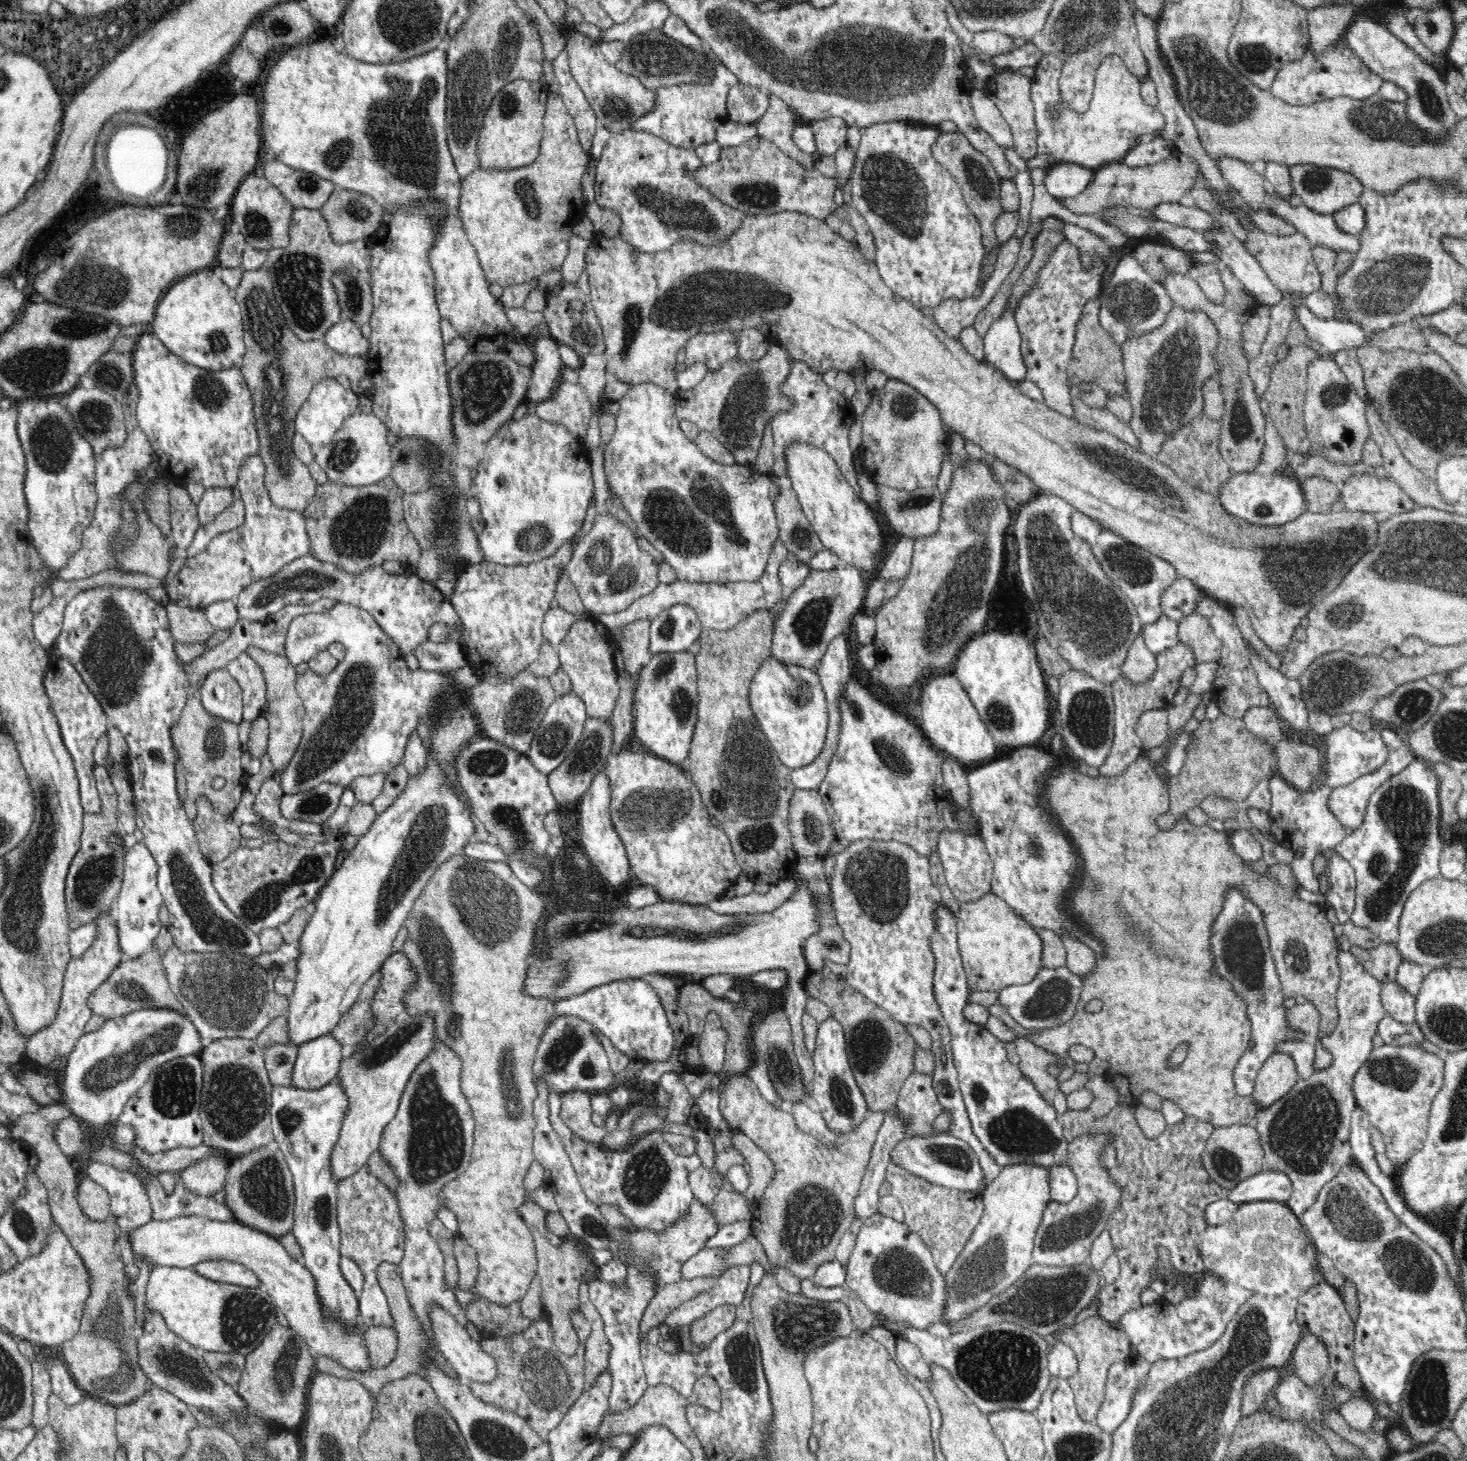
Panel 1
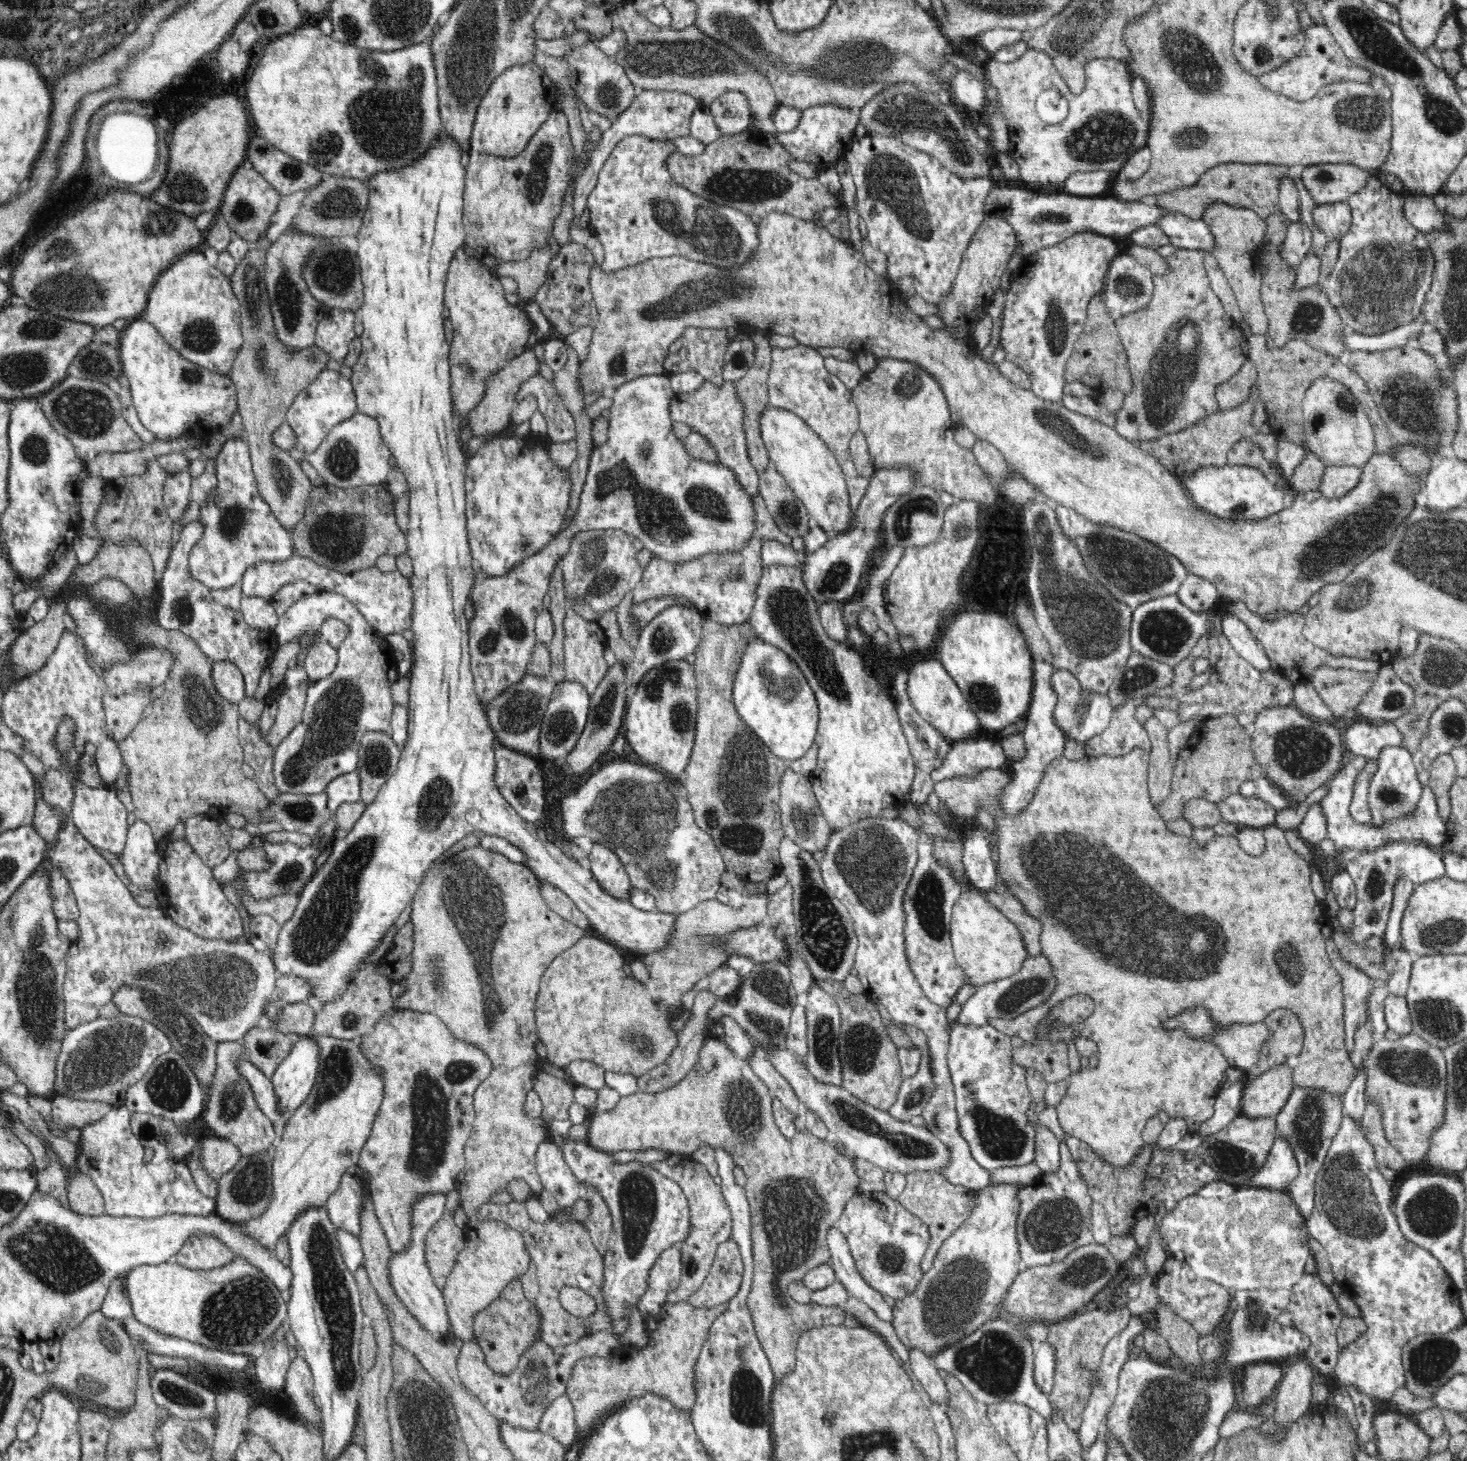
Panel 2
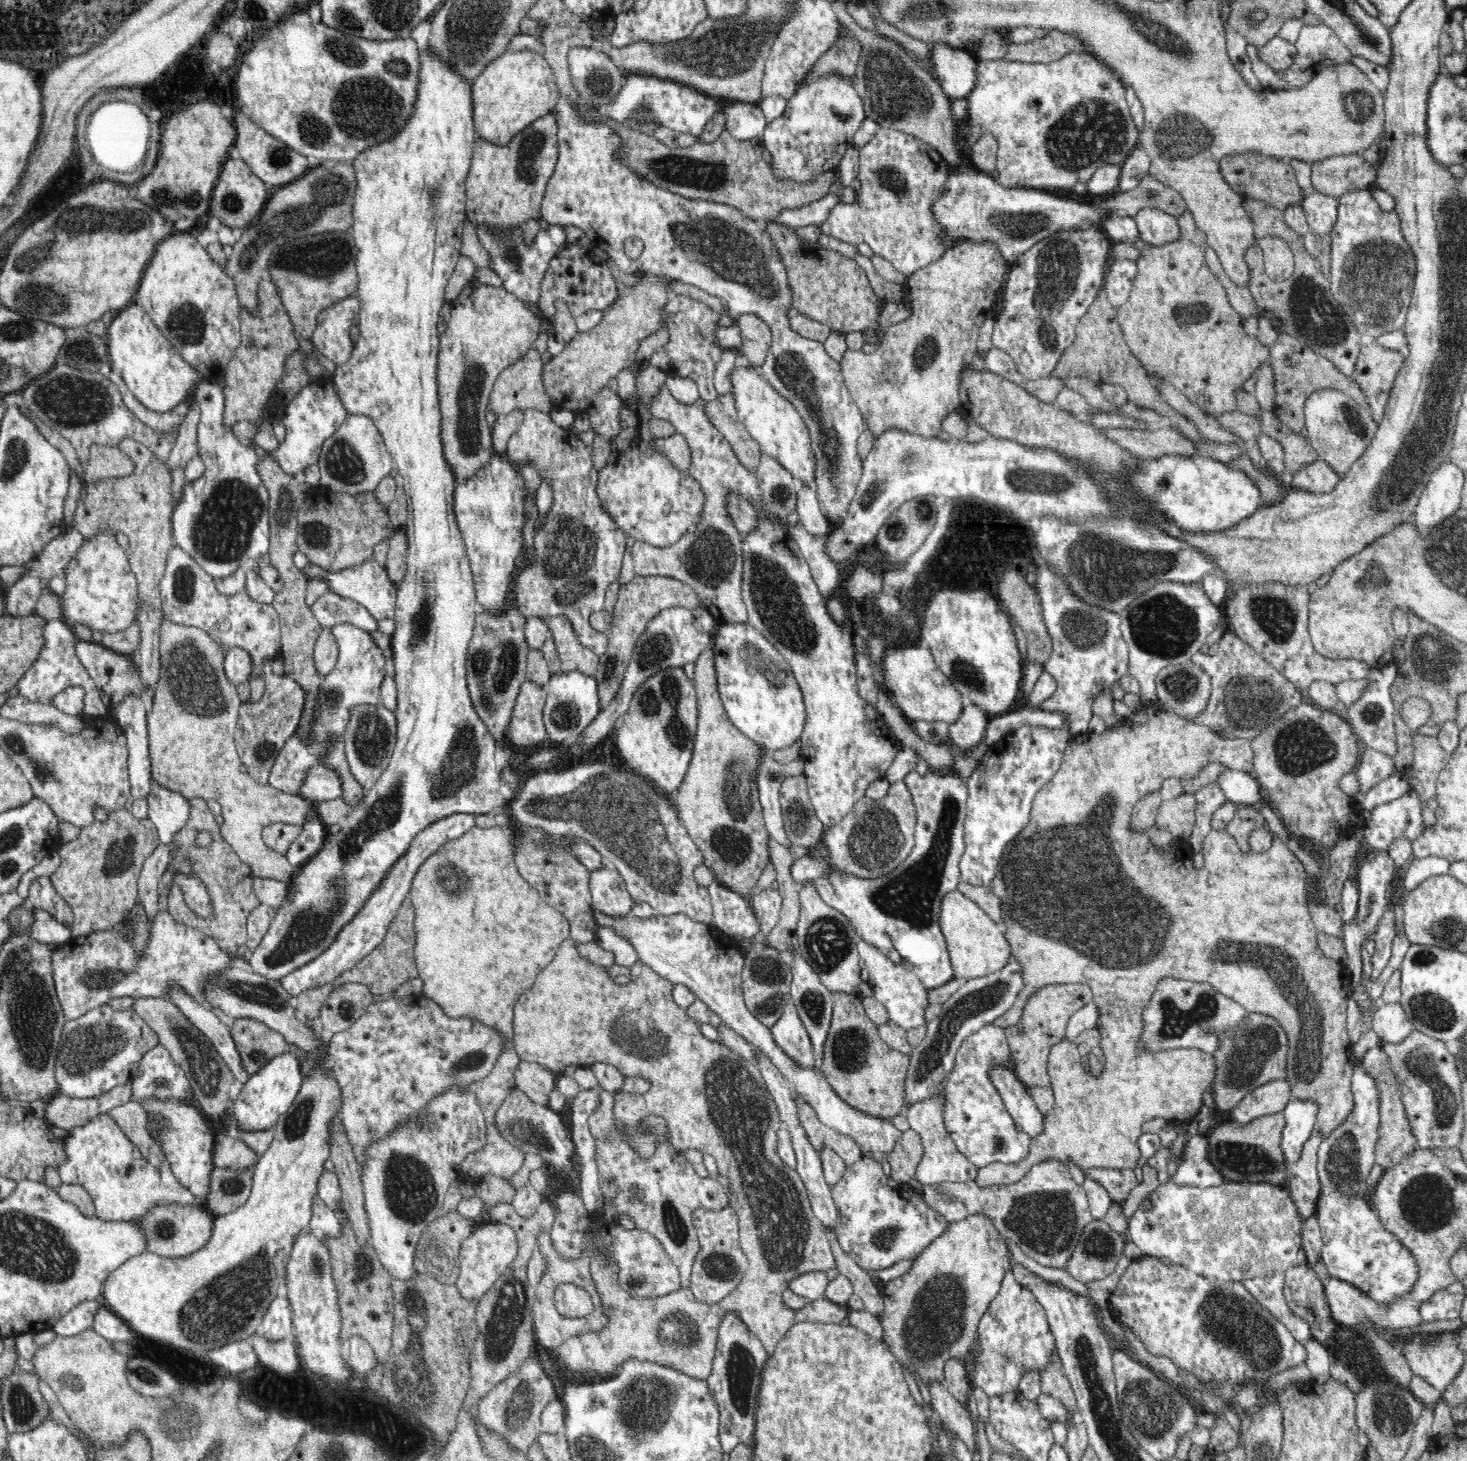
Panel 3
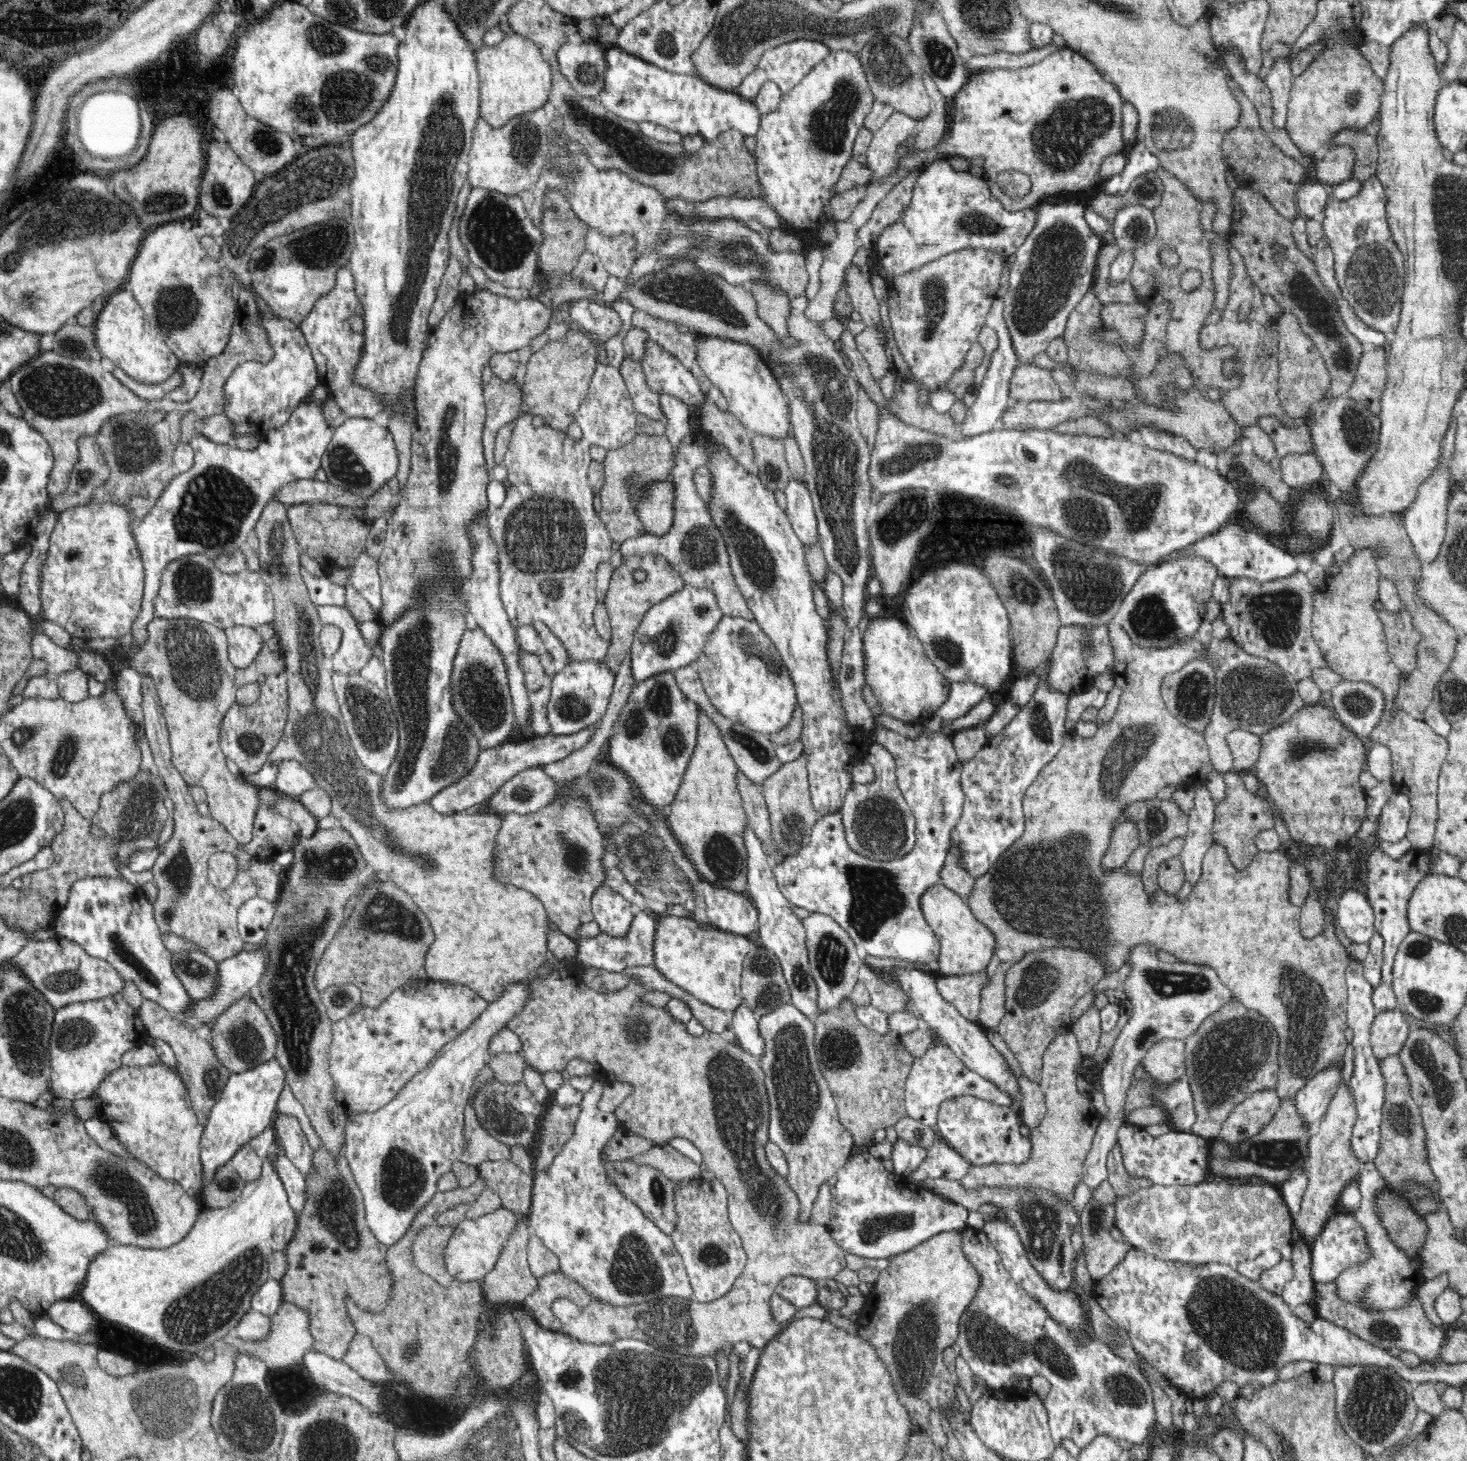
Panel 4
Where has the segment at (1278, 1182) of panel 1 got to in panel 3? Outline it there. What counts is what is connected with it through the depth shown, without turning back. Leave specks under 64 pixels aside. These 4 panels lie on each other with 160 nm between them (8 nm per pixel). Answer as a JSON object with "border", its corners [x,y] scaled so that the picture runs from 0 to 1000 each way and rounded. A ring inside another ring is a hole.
{"border":[[[881,752],[874,760],[876,770],[873,776],[873,789],[878,798],[885,795],[889,782],[892,780],[898,768],[896,753]]]}

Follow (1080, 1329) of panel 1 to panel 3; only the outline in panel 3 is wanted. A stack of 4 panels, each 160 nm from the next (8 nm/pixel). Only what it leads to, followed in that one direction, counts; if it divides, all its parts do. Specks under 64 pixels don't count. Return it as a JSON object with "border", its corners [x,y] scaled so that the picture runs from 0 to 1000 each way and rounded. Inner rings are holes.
{"border":[[[721,932],[716,936],[713,936],[712,939],[710,940],[709,946],[710,953],[723,958],[733,973],[736,970],[736,965],[729,945],[725,940],[725,934]]]}

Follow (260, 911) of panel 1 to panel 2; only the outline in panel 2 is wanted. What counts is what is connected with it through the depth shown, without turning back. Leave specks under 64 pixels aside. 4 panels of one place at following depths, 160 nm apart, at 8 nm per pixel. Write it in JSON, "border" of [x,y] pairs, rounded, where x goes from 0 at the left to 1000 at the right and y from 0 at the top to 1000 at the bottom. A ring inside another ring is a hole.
{"border":[[[227,558],[219,567],[217,578],[212,578],[211,580],[204,580],[196,576],[194,577],[180,577],[179,582],[183,587],[184,594],[181,597],[166,597],[166,595],[164,595],[164,601],[161,604],[155,604],[156,606],[153,608],[155,608],[155,611],[157,609],[157,612],[161,612],[166,619],[170,616],[170,613],[172,613],[174,616],[181,616],[181,615],[185,615],[185,613],[190,613],[190,612],[204,612],[206,608],[216,597],[215,587],[221,583],[221,580],[225,579],[226,575],[228,575],[228,571],[229,571],[230,567],[231,565],[229,565],[229,559]]]}

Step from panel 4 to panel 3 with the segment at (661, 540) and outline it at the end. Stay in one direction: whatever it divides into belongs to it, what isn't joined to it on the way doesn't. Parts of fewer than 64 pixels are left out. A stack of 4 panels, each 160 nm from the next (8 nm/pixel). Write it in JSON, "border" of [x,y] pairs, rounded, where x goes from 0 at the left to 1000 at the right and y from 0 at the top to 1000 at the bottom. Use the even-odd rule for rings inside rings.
{"border":[[[453,264],[442,277],[442,281],[445,286],[455,287],[461,296],[464,296],[470,307],[470,319],[469,324],[477,331],[480,336],[480,348],[477,356],[465,369],[455,375],[443,374],[434,370],[430,375],[433,393],[435,394],[456,394],[469,400],[477,409],[479,415],[483,417],[489,426],[509,426],[510,420],[506,408],[506,368],[502,362],[500,356],[495,348],[495,338],[501,337],[509,342],[513,348],[519,345],[519,335],[517,333],[517,328],[504,317],[502,310],[494,298],[485,291],[483,284],[480,283],[481,274],[477,272],[474,275],[468,277],[461,274]]]}

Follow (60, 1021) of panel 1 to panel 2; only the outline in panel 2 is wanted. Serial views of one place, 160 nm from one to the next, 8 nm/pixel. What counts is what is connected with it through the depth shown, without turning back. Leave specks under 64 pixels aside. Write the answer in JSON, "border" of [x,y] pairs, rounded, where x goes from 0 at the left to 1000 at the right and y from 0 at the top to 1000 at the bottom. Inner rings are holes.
{"border":[[[31,526],[32,536],[29,538],[32,550],[42,556],[42,567],[37,582],[33,582],[33,589],[37,594],[43,595],[49,606],[54,621],[54,643],[45,651],[45,667],[43,674],[44,702],[50,705],[55,701],[60,701],[67,697],[67,691],[76,684],[77,680],[84,674],[98,676],[105,680],[116,684],[134,699],[139,706],[149,714],[165,713],[170,704],[179,702],[183,684],[188,682],[187,672],[190,669],[185,656],[185,650],[176,651],[169,645],[156,645],[134,641],[117,630],[112,621],[95,621],[79,600],[74,590],[52,569],[49,564],[50,540],[48,528]]]}

